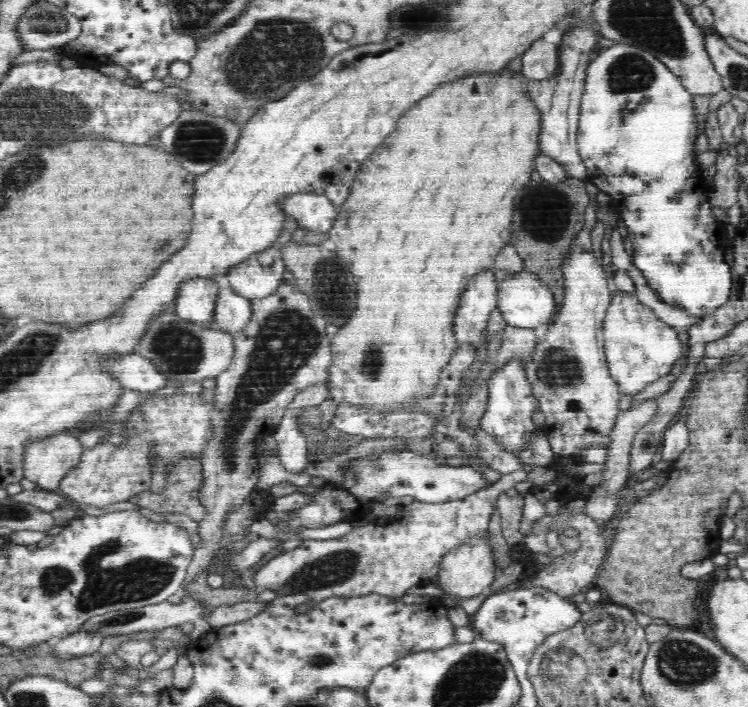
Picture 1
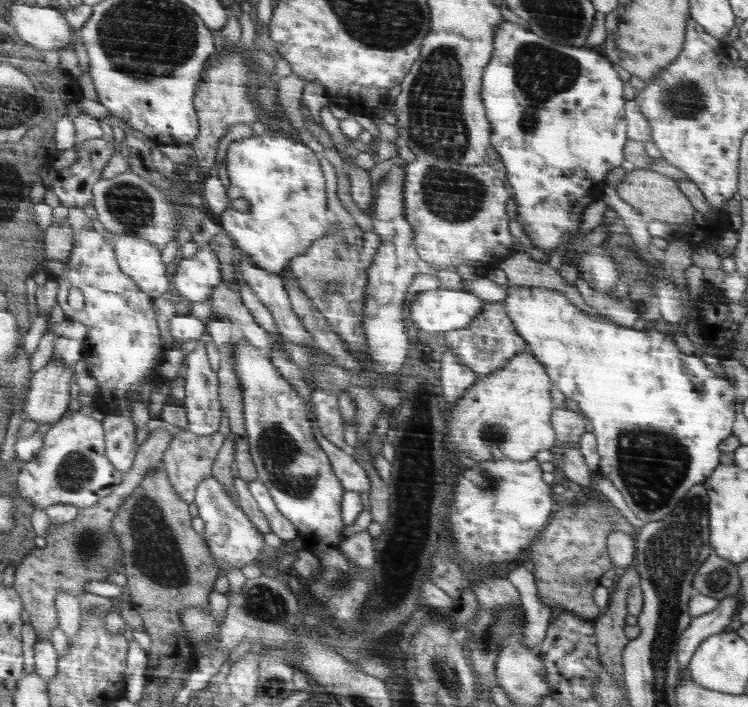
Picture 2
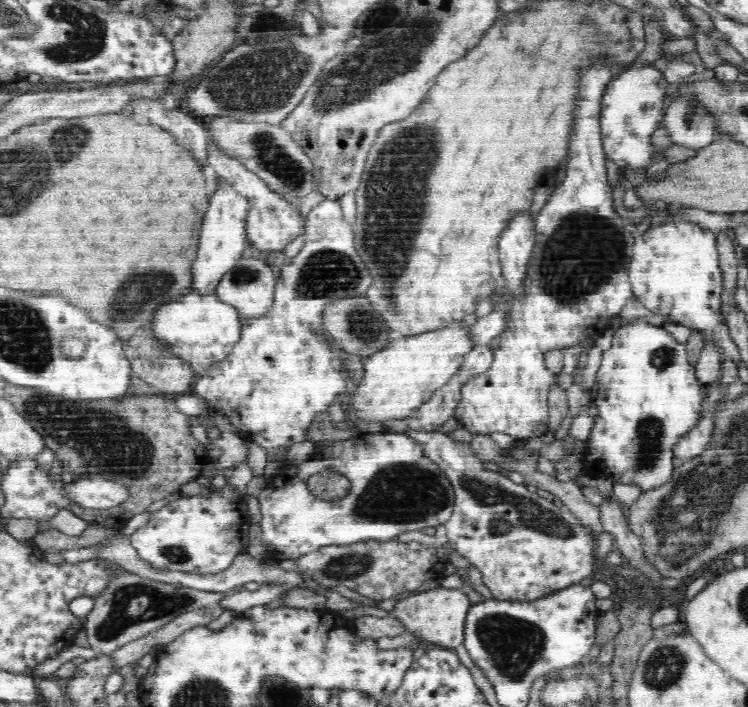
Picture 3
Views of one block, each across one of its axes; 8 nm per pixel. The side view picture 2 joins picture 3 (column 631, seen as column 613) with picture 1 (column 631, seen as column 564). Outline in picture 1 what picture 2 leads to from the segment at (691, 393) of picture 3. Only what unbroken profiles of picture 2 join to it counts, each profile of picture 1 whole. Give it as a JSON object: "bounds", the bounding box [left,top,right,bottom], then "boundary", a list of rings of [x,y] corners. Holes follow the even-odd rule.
{"bounds":[604,291,684,397],"boundary":[[[616,291],[612,293],[604,326],[604,349],[612,380],[618,382],[622,395],[632,397],[662,376],[670,374],[673,367],[684,357],[684,346],[676,330],[659,320],[656,313],[644,306],[635,294]]]}

